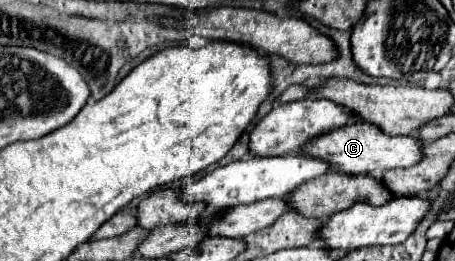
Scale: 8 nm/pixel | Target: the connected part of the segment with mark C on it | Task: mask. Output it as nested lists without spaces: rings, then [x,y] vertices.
[[[352,121],[344,127],[336,127],[336,131],[328,131],[328,135],[320,135],[320,139],[312,139],[302,155],[316,155],[316,159],[324,159],[328,163],[328,169],[344,171],[348,175],[376,175],[376,179],[396,167],[412,167],[422,159],[422,143],[414,137],[390,137],[384,135],[378,127],[364,123],[364,121]]]

